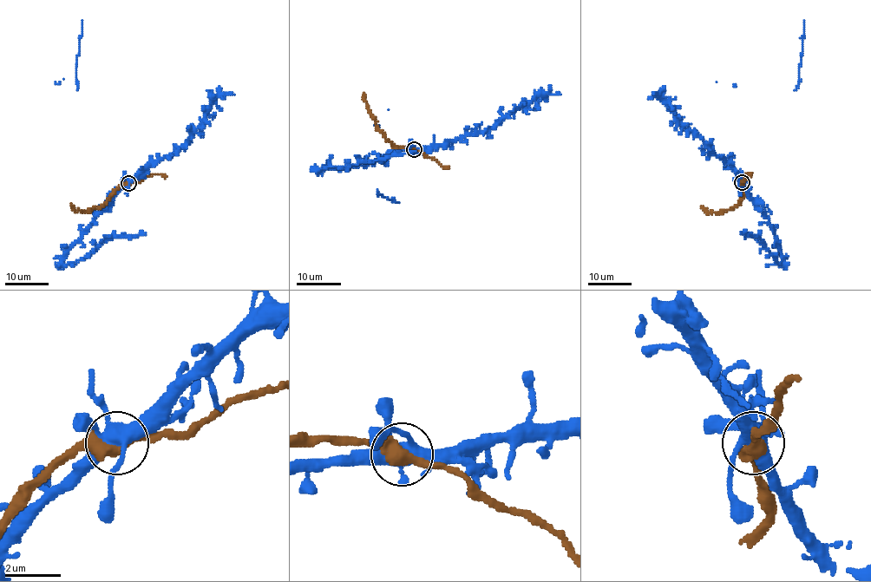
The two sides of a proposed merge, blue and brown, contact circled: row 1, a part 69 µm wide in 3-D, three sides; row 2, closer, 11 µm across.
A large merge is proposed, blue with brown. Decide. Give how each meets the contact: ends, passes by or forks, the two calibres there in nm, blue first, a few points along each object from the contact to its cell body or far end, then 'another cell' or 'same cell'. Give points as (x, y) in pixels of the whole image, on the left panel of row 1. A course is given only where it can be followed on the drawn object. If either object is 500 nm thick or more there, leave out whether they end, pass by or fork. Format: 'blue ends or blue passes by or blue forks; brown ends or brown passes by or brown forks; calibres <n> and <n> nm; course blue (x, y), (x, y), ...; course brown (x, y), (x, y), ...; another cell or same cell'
blue forks; brown passes by; calibres 480 and 400 nm; course blue (128, 183), (112, 198), (62, 263), (71, 264), (84, 259), (114, 237), (145, 233); course brown (128, 183), (121, 184), (103, 204), (88, 211), (76, 211), (70, 204); another cell

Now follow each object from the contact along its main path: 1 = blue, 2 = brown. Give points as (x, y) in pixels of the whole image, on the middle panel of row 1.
1: (413, 149), (392, 151), (363, 165), (317, 168), (342, 167), (415, 152)
2: (413, 149), (395, 147), (376, 127), (376, 118), (363, 93)

